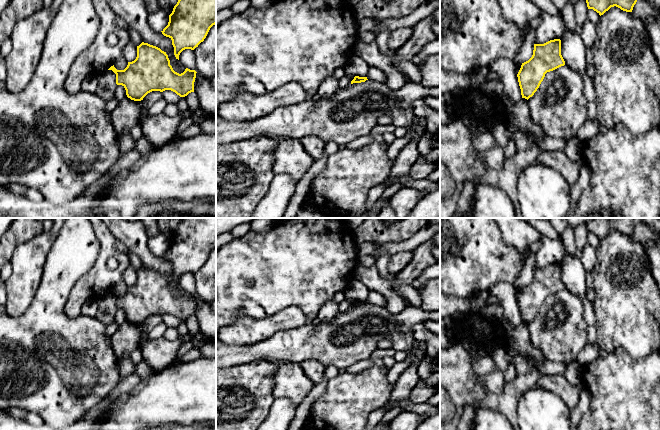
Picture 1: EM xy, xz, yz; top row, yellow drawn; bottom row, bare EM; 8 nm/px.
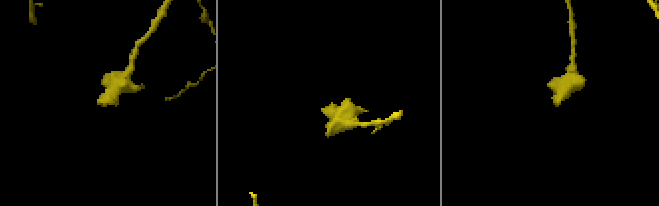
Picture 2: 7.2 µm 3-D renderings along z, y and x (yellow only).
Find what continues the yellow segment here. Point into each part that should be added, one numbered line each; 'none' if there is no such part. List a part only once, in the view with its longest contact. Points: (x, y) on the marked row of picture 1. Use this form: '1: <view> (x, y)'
none

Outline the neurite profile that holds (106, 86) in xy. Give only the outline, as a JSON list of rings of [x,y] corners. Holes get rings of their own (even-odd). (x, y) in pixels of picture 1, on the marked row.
[[[106,70],[97,75],[97,89],[95,93],[108,102],[115,96],[116,74],[112,70]]]

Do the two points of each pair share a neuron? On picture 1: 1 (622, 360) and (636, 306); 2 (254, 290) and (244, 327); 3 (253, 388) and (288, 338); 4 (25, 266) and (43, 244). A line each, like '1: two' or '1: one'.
1: two
2: two
3: two
4: one

